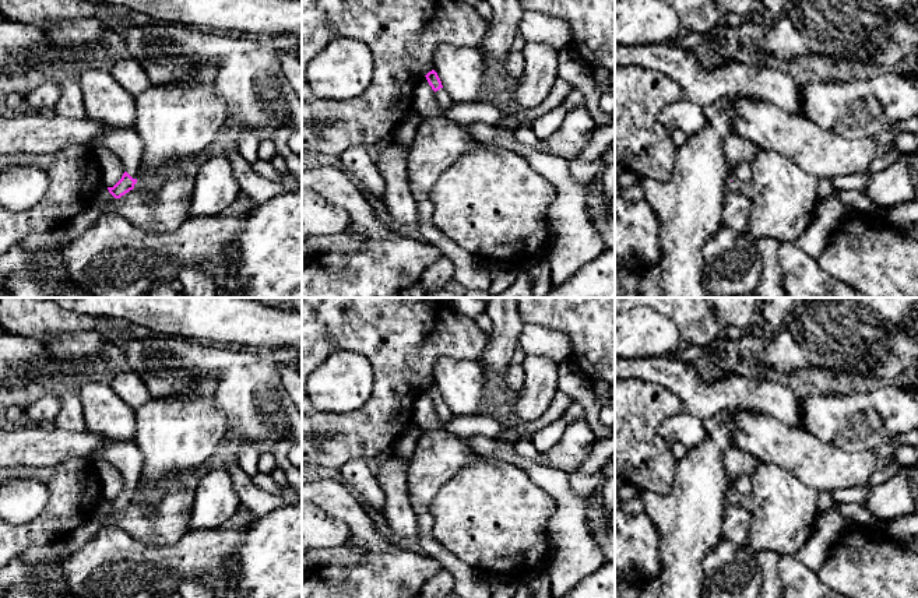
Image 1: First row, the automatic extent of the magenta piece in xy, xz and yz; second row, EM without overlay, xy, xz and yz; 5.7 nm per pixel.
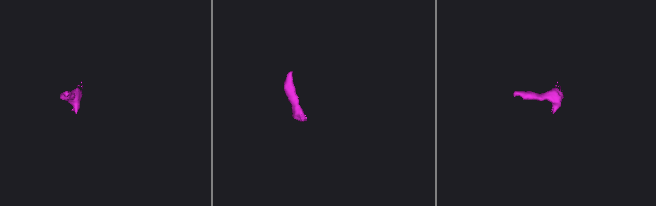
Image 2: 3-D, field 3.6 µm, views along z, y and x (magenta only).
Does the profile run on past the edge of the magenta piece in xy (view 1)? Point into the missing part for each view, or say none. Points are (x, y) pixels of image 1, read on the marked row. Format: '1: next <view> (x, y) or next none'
1: next xy (125, 143)

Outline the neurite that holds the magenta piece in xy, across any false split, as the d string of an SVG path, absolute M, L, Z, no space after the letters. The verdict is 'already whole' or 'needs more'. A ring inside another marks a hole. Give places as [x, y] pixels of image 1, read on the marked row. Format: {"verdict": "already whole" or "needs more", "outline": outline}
{"verdict": "needs more", "outline": "M110 129L99 140L124 166L122 179L113 187L108 187L115 198L120 198L137 183L144 144L134 129Z"}

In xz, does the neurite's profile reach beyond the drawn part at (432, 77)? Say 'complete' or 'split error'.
split error

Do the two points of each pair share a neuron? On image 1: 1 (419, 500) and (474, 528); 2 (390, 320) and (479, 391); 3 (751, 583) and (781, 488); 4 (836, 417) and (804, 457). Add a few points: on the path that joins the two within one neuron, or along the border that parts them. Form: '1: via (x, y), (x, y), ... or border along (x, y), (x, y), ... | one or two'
1: border along (450, 481), (438, 491), (428, 512) | two
2: border along (472, 359), (440, 358), (433, 368), (432, 382) | two
3: via (749, 559), (749, 551), (781, 517), (781, 512) | one
4: border along (802, 428), (819, 439), (848, 451) | two

